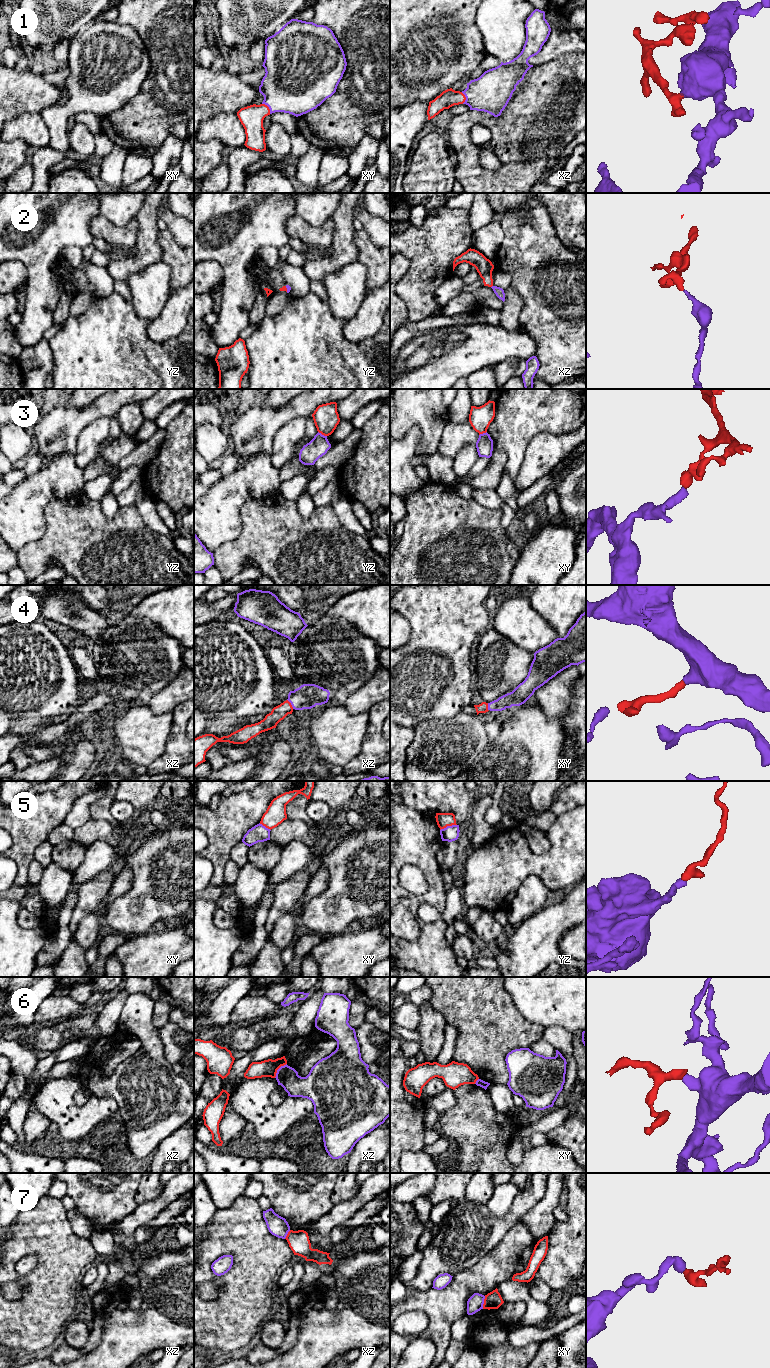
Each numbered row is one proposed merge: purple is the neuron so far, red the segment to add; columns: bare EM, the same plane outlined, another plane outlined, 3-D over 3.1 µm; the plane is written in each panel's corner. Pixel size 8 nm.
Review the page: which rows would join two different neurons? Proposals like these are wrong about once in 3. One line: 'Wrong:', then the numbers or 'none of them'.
Wrong: 3, 5, 6, 7

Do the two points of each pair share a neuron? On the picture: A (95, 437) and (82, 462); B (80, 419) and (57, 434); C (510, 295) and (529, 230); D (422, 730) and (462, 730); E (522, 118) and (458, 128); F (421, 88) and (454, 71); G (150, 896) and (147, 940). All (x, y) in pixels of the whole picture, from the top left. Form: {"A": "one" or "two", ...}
{"A": "one", "B": "one", "C": "two", "D": "one", "E": "one", "F": "one", "G": "two"}

